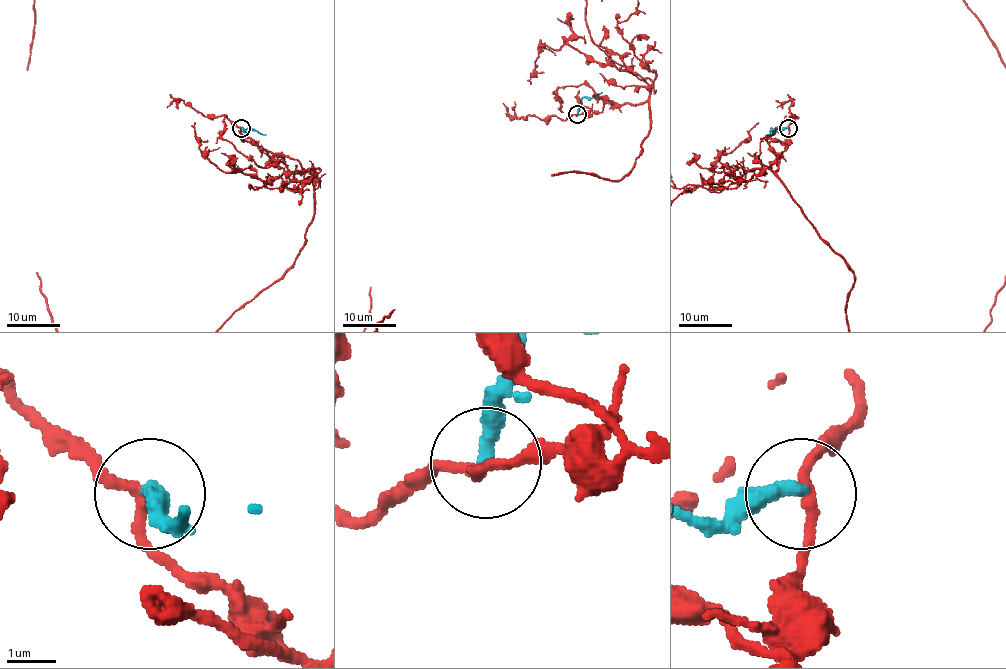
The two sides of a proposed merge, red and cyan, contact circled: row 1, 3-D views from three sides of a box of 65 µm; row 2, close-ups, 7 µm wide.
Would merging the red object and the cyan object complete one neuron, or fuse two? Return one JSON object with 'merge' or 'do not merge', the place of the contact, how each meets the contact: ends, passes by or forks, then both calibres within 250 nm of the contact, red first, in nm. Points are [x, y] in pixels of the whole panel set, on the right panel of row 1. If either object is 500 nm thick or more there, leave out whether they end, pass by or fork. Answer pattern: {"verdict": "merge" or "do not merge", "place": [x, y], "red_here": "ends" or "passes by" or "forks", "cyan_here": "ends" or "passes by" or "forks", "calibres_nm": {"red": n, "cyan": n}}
{"verdict": "do not merge", "place": [788, 128], "red_here": "passes by", "cyan_here": "ends", "calibres_nm": {"red": 200, "cyan": 320}}

